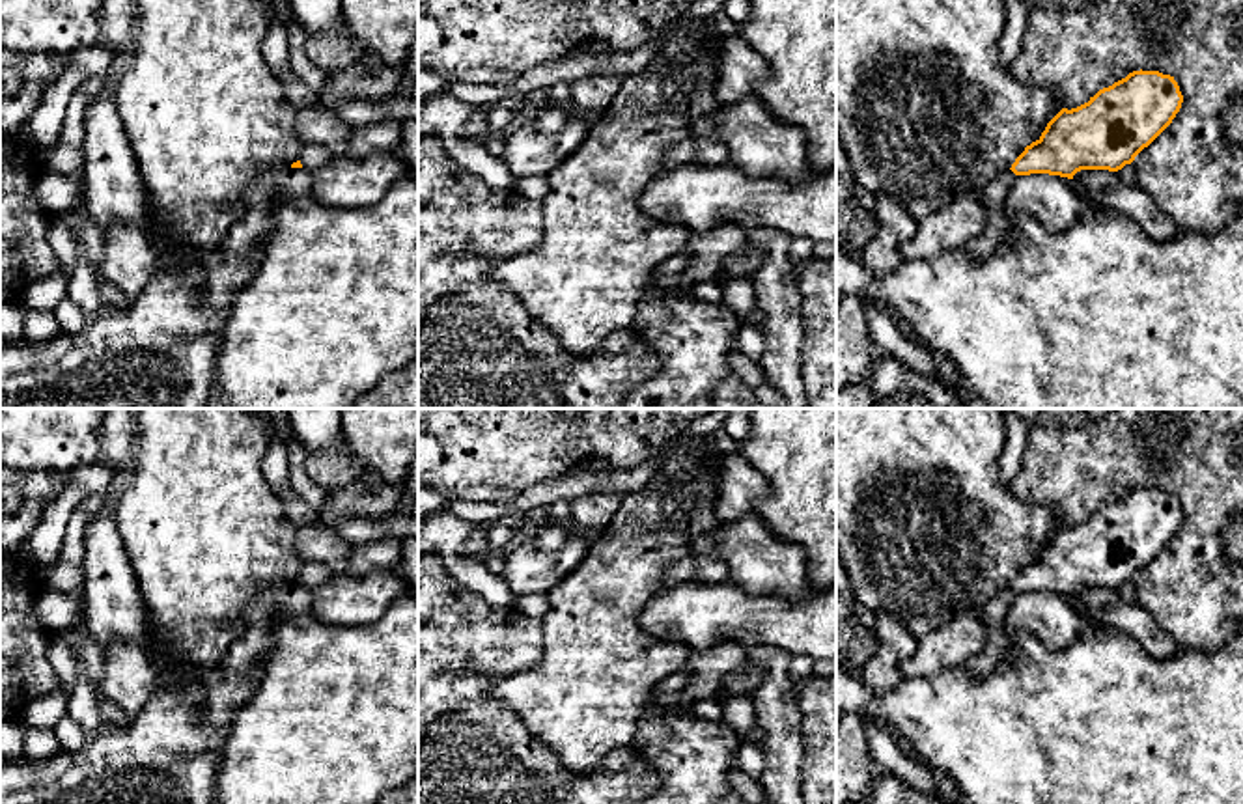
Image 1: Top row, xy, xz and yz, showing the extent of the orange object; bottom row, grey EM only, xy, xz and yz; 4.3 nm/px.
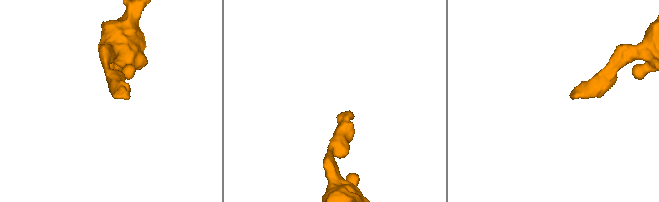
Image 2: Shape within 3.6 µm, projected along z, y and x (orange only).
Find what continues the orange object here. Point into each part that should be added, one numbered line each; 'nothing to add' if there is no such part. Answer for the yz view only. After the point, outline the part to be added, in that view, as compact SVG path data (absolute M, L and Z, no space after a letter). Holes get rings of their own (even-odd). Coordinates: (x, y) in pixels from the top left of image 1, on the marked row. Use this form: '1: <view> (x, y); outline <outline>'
1: yz (982, 247); outline M1006 170L985 187L982 196L985 209L984 229L961 248L961 252L969 257L985 261L1000 248L1010 228L1010 209L1006 205L1006 198L1015 179L1017 175L1012 170Z

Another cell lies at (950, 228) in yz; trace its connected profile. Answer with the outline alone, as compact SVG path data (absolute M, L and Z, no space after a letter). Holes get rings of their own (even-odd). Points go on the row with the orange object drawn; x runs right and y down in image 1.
M959 196L922 222L900 246L901 261L931 259L943 252L961 250L984 229L985 209L976 196Z

